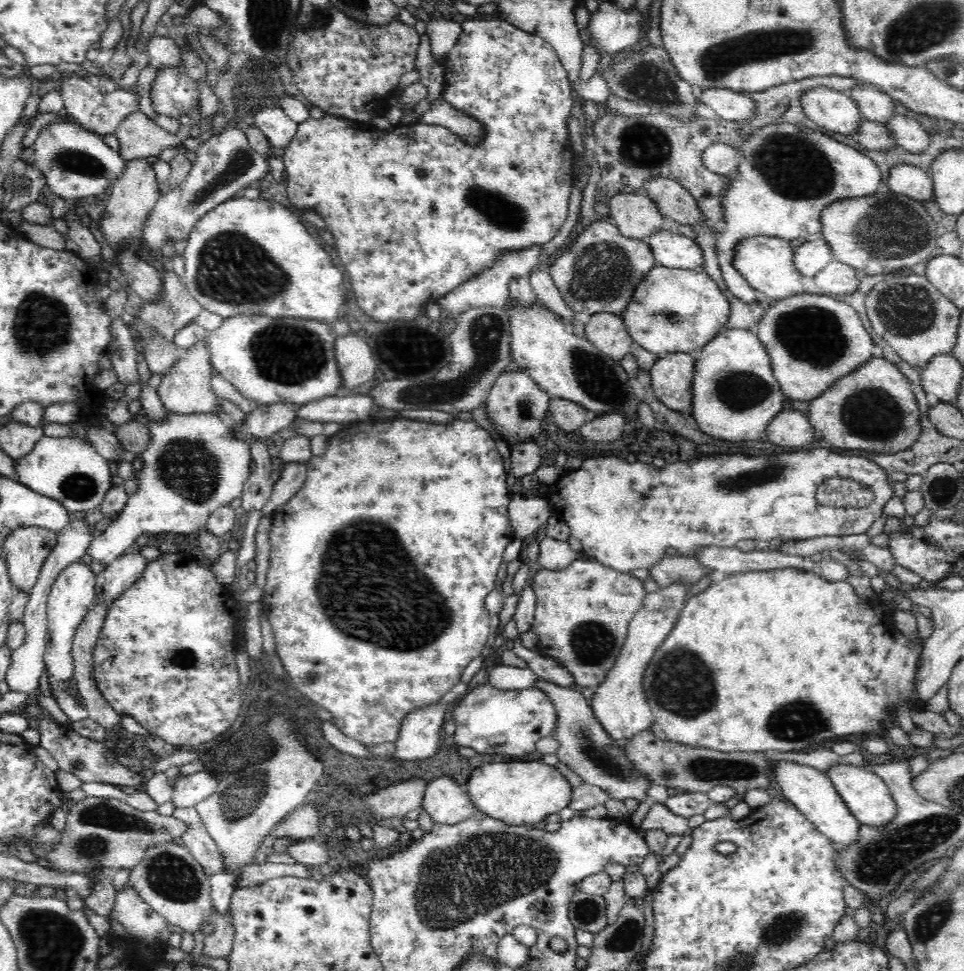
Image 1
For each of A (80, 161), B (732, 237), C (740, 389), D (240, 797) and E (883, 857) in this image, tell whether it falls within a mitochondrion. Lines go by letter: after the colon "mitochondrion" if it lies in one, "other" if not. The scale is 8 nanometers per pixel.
A: mitochondrion
B: other
C: mitochondrion
D: mitochondrion
E: mitochondrion

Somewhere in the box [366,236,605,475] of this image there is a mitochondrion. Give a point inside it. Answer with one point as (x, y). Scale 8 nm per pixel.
(486, 332)

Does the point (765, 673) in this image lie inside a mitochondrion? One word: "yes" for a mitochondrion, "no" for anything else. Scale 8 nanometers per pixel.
no

